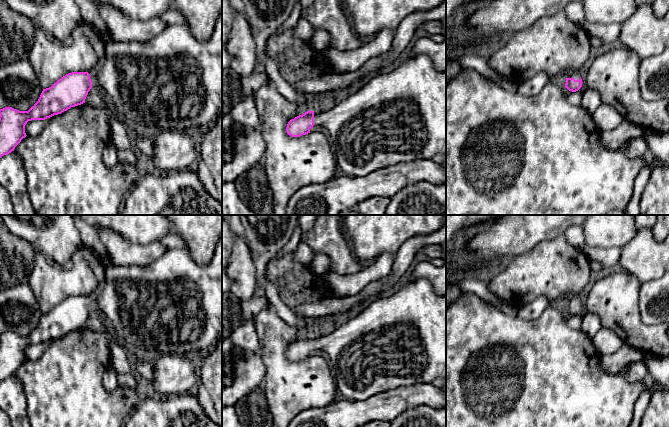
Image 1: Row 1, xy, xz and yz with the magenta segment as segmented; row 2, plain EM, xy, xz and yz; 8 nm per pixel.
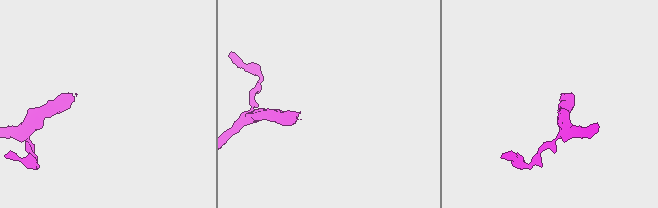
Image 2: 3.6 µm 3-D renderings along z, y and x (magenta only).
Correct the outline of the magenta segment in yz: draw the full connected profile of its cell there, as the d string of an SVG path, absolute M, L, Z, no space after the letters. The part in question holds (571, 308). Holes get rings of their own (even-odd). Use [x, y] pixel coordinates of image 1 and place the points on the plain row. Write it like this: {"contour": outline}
{"contour": "M572 295L566 298L565 311L572 316L578 315L582 311L582 303L578 295Z"}

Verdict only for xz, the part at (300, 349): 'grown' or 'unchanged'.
grown

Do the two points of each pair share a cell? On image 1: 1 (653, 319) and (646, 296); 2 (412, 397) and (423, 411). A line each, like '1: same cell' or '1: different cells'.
1: same cell
2: different cells

